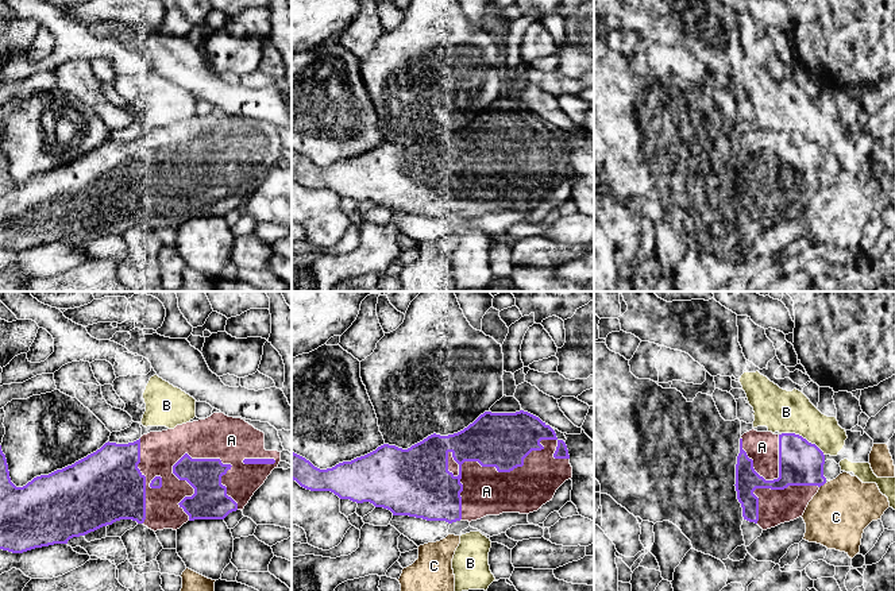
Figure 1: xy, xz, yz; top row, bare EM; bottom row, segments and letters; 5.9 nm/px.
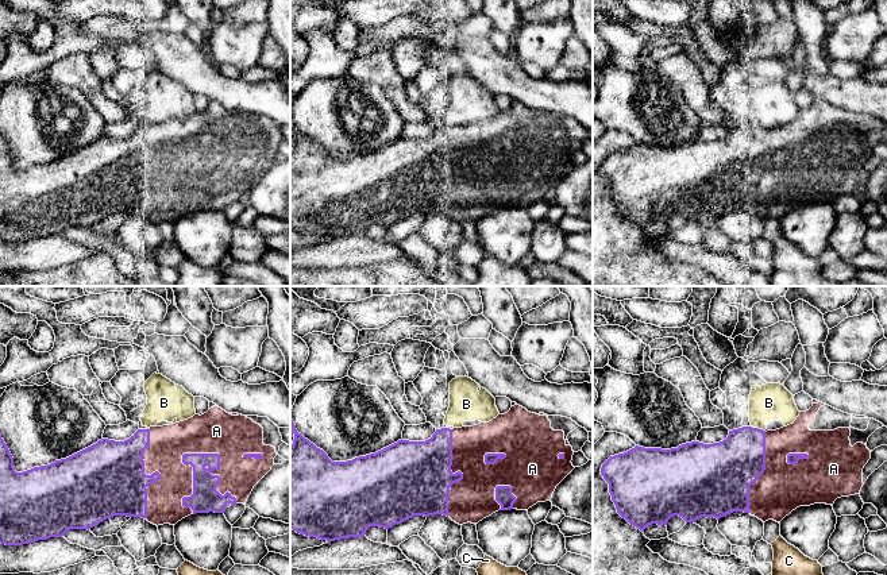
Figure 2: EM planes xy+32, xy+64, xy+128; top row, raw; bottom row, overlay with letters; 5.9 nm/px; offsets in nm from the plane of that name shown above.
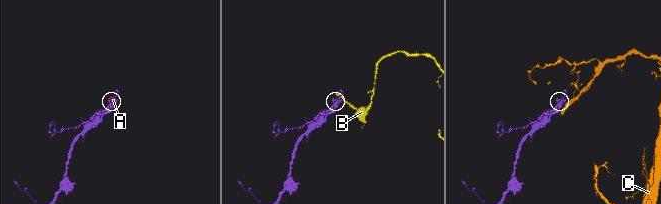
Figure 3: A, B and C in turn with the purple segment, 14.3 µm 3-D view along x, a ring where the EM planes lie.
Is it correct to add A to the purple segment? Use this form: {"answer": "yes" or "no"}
{"answer": "yes"}

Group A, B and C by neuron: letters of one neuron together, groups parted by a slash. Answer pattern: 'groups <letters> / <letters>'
groups A / B / C

